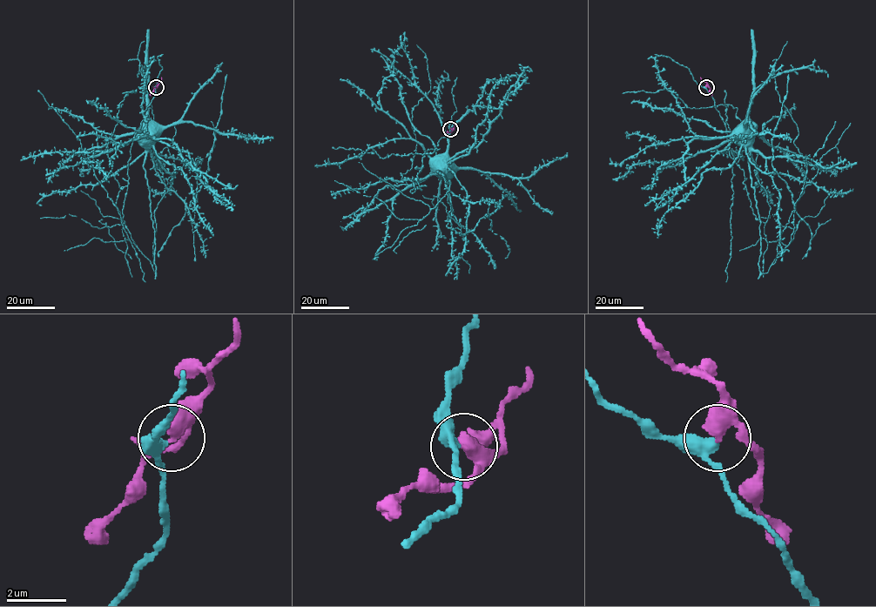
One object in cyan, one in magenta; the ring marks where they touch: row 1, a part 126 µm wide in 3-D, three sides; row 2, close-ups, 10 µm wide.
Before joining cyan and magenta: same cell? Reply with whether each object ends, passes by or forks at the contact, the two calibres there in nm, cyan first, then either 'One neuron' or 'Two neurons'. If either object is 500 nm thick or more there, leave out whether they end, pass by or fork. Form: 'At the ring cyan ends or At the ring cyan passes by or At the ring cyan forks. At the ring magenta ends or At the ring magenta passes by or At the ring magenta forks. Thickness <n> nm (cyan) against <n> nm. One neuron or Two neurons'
At the ring cyan passes by. At the ring magenta passes by. Thickness 320 nm (cyan) against 360 nm. Two neurons

